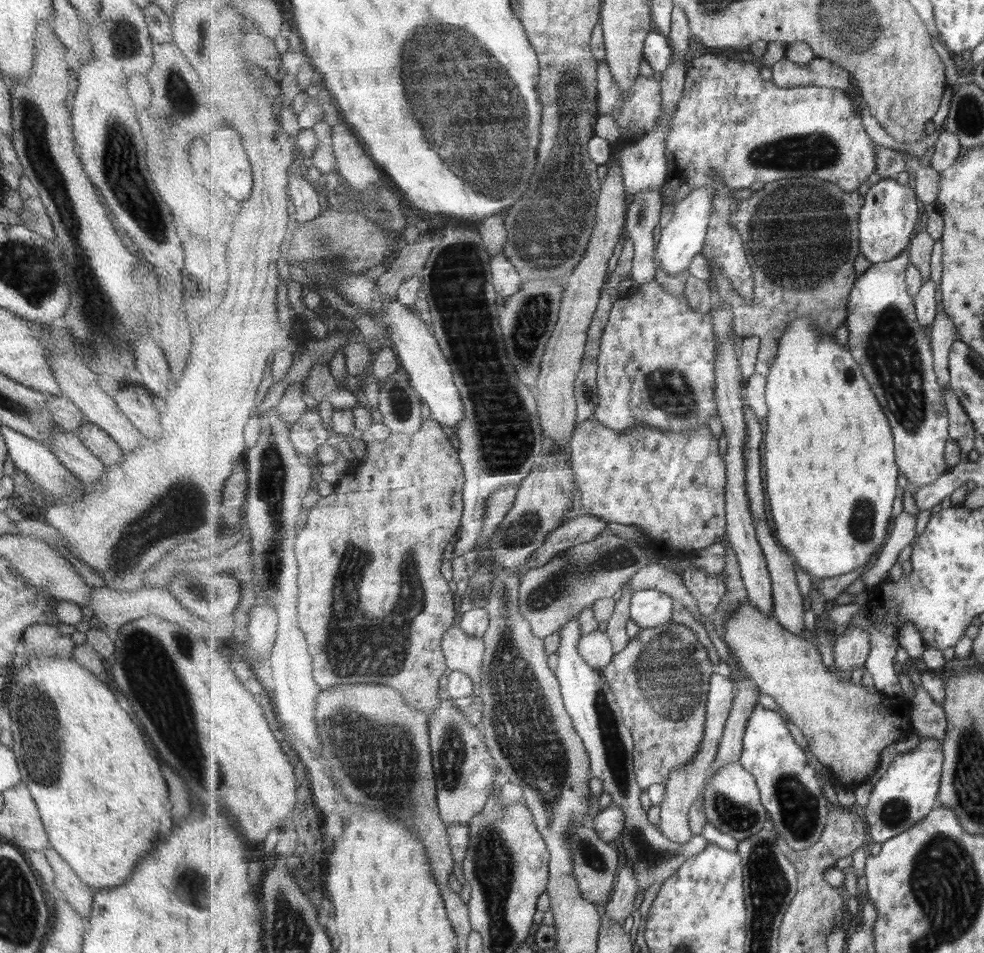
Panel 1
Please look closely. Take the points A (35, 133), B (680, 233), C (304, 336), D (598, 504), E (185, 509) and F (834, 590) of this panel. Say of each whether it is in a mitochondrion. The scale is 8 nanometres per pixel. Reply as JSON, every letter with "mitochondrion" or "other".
{"A":"mitochondrion","B":"other","C":"other","D":"other","E":"mitochondrion","F":"other"}

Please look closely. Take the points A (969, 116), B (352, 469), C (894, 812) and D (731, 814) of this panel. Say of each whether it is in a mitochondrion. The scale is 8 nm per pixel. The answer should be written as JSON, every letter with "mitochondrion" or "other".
{"A":"mitochondrion","B":"other","C":"mitochondrion","D":"mitochondrion"}

